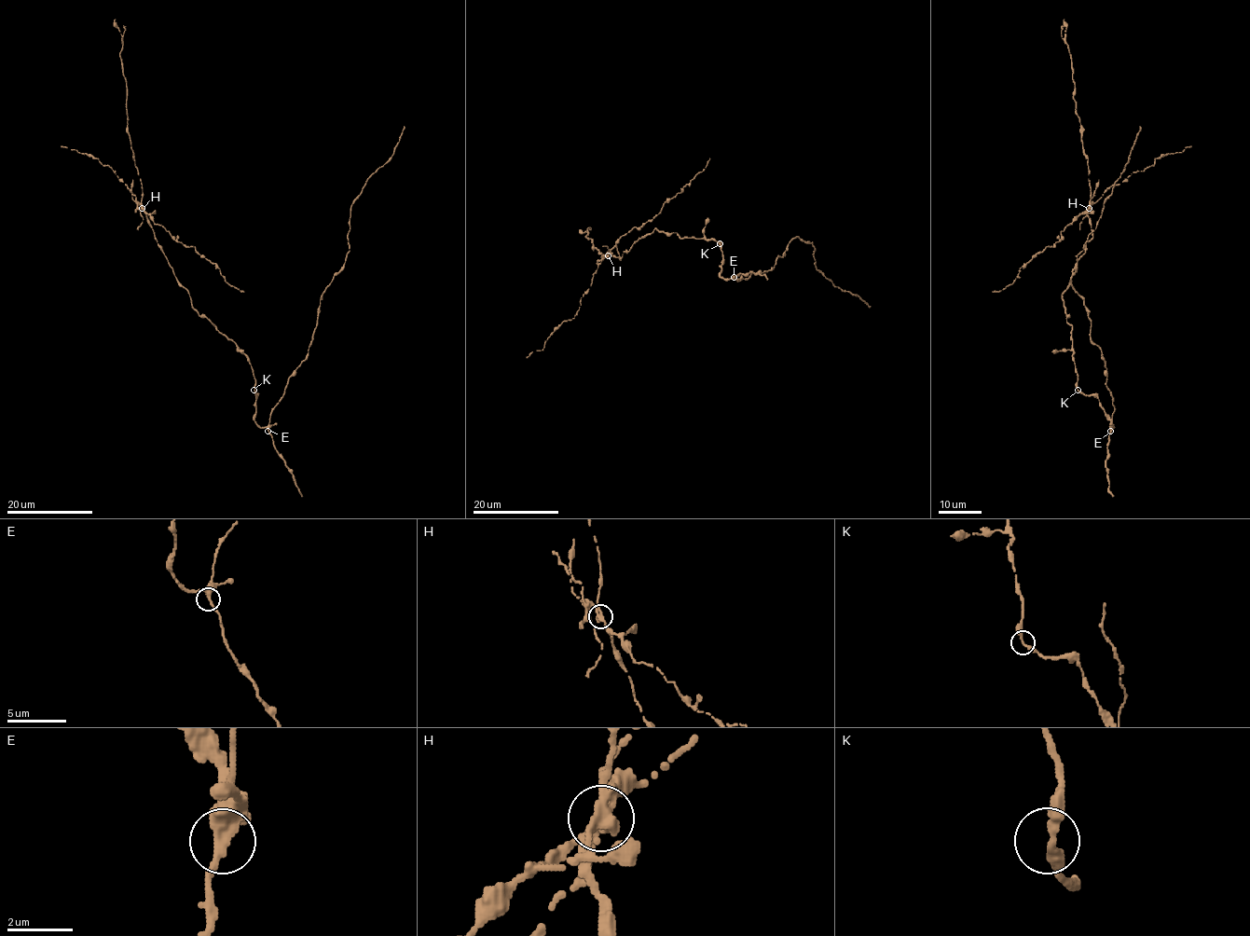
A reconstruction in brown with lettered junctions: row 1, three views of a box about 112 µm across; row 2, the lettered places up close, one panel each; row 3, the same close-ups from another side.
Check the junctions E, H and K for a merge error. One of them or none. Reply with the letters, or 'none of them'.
H

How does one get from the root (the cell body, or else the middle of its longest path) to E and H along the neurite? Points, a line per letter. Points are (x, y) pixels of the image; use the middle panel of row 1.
E: (721, 243), (721, 277), (734, 277)
H: (721, 243), (712, 239), (680, 239), (655, 227), (620, 258), (608, 255)

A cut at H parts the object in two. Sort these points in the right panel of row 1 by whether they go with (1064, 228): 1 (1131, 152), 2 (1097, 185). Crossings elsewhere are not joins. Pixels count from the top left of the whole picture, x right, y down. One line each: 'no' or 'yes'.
1: no
2: yes

